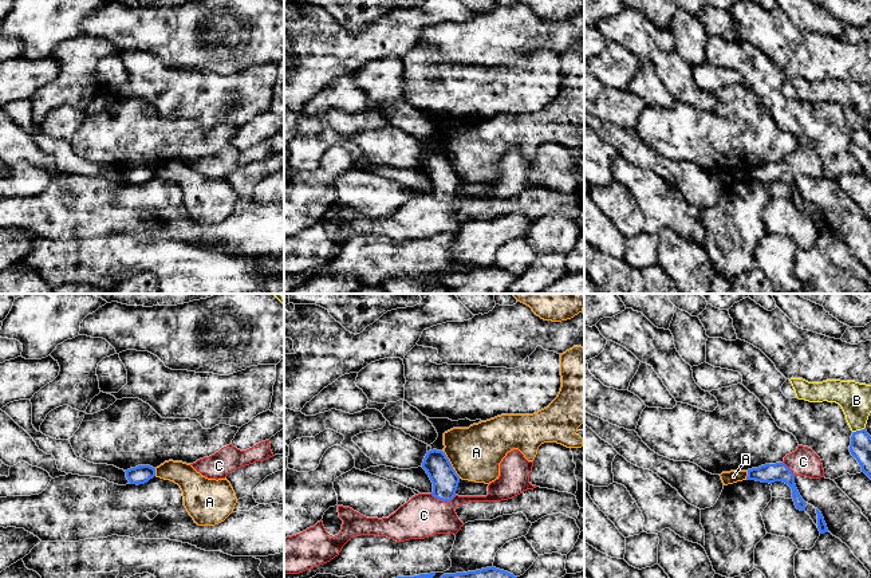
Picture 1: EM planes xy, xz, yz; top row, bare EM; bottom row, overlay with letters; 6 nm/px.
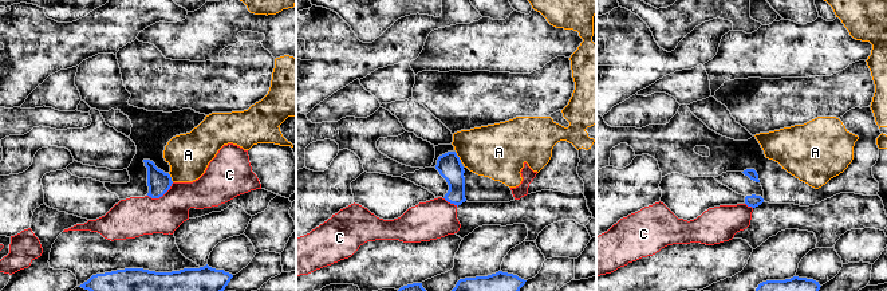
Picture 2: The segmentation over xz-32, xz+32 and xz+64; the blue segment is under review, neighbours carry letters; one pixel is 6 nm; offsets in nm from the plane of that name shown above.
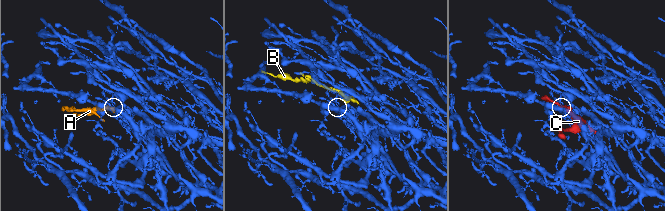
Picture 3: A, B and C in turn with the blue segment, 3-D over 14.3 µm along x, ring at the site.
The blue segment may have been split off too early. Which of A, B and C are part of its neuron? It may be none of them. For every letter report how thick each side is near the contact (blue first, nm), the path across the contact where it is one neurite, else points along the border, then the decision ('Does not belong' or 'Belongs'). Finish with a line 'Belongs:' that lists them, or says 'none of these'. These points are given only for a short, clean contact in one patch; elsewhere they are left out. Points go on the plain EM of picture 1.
A: Thickness 160 nm (blue) against 320 nm. Boundary: xz (444, 150), (452, 168), (460, 177). Does not belong
B: Thickness 130 nm (blue) against 190 nm. Does not belong
C: Thickness 160 nm (blue) against 260 nm. Does not belong
Belongs: none of these

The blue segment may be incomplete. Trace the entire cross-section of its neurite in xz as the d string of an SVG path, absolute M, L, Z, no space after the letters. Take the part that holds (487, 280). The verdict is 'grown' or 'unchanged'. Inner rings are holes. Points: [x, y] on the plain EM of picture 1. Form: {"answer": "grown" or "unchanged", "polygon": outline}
{"answer": "unchanged", "polygon": "M492 266L476 271L444 274L436 286L425 286L423 280L434 275L436 272L397 276L385 280L379 287L387 294L507 294L517 278Z"}

